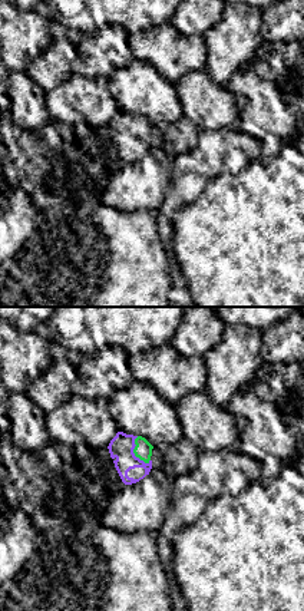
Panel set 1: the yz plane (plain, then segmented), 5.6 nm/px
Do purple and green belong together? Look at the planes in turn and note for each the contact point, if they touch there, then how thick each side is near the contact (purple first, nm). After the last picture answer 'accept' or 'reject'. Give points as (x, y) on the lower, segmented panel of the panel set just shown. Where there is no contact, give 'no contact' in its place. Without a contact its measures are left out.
contact (132, 452); calibres 140 and 100 nm

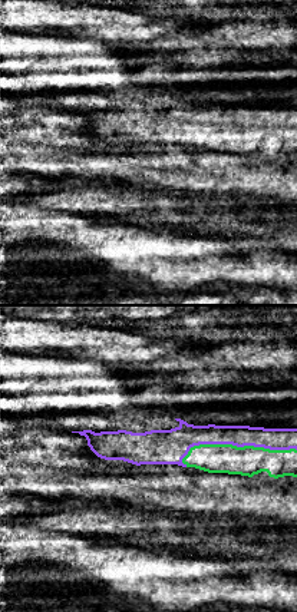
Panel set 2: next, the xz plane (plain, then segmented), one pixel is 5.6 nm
contact (236, 445); calibres 130 and 170 nm

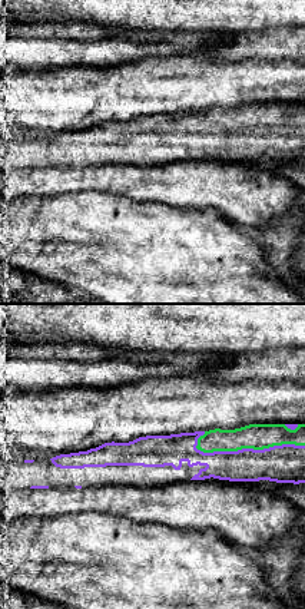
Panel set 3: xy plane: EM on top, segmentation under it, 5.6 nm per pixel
contact (249, 449); calibres 220 and 140 nm

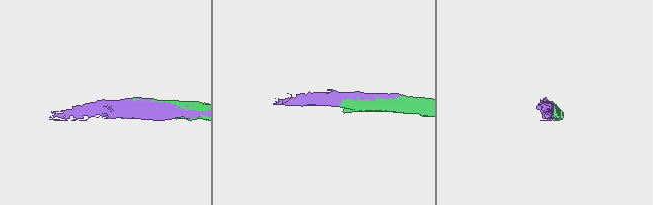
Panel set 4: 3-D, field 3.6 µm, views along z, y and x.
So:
accept

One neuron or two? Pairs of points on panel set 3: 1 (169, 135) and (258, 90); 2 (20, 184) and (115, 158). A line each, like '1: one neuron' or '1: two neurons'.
1: two neurons
2: two neurons

